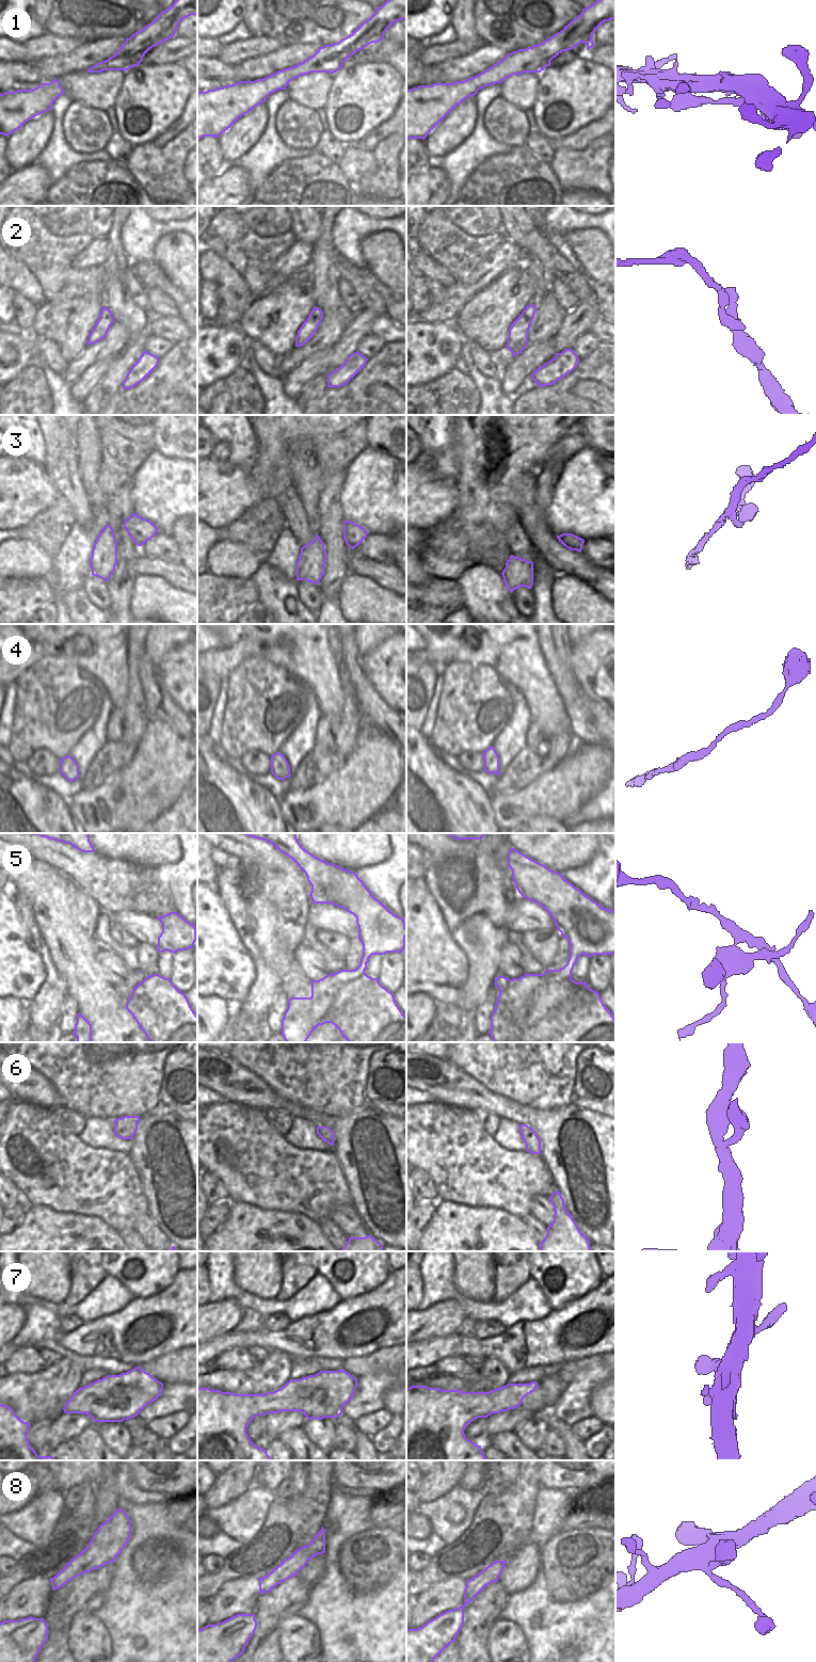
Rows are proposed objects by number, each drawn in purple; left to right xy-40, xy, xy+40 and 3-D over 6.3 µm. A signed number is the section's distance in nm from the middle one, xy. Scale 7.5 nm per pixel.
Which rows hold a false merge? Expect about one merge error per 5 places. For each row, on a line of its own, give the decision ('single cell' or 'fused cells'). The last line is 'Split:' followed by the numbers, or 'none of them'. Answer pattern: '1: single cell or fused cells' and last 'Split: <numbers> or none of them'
1: single cell
2: single cell
3: single cell
4: single cell
5: fused cells
6: single cell
7: single cell
8: single cell
Split: 5

